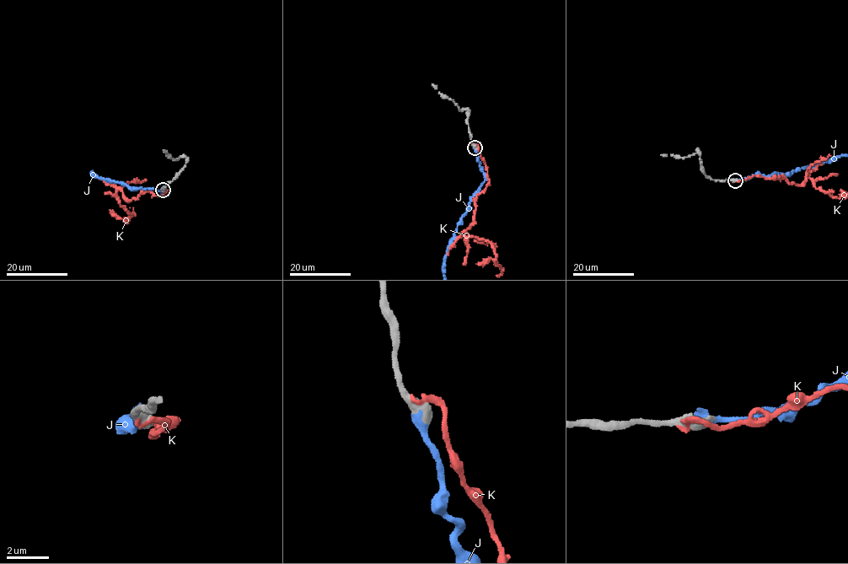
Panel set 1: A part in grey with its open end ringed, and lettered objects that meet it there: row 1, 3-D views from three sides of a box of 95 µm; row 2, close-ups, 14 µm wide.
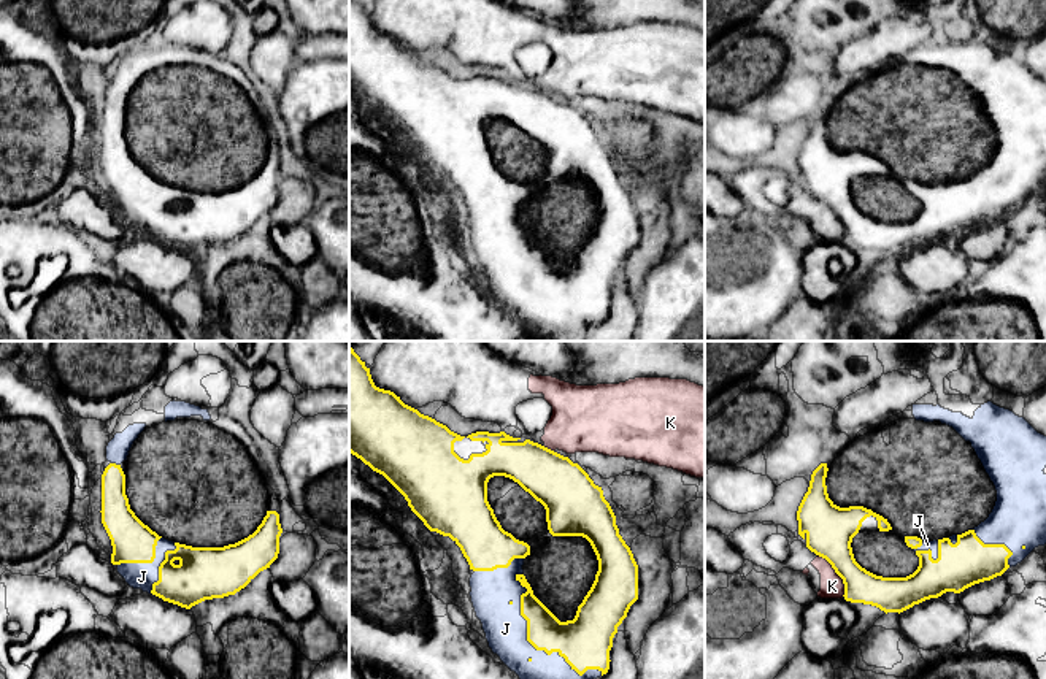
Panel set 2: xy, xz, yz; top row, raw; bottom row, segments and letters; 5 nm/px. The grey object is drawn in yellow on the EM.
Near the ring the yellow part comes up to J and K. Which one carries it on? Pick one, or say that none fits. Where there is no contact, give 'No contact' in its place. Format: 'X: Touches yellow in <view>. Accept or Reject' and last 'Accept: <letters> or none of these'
J: Touches yellow in xz. Accept
K: Touches yellow in yz. Reject
Accept: J

